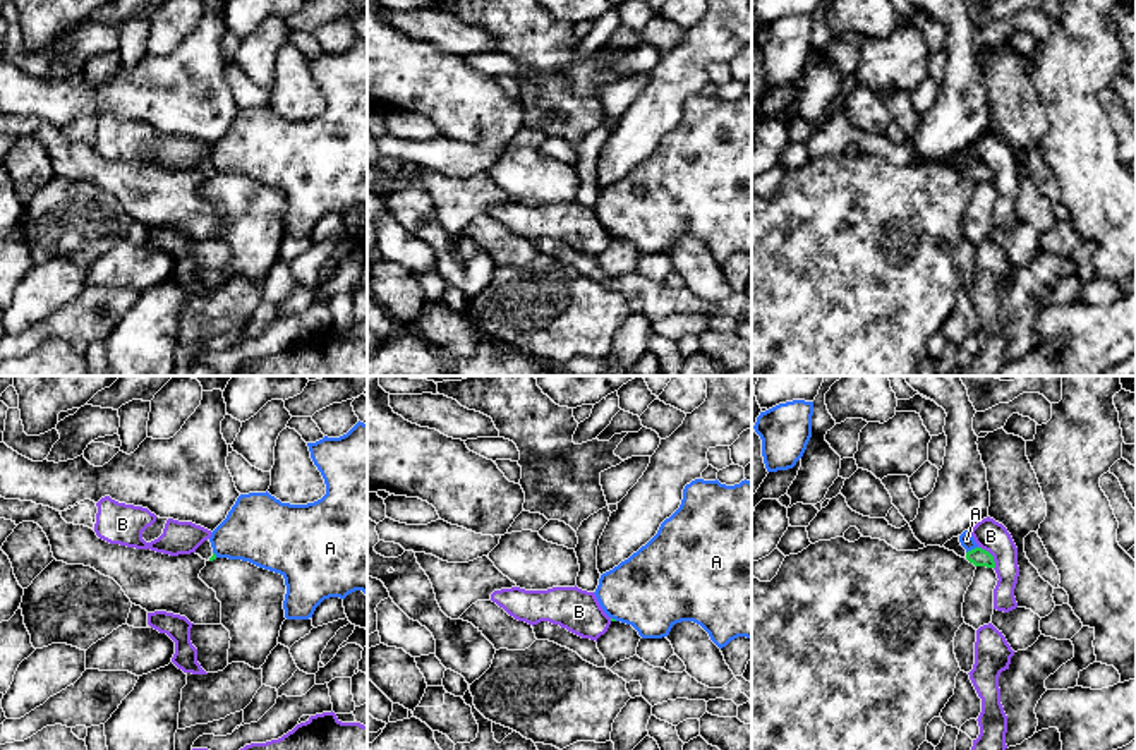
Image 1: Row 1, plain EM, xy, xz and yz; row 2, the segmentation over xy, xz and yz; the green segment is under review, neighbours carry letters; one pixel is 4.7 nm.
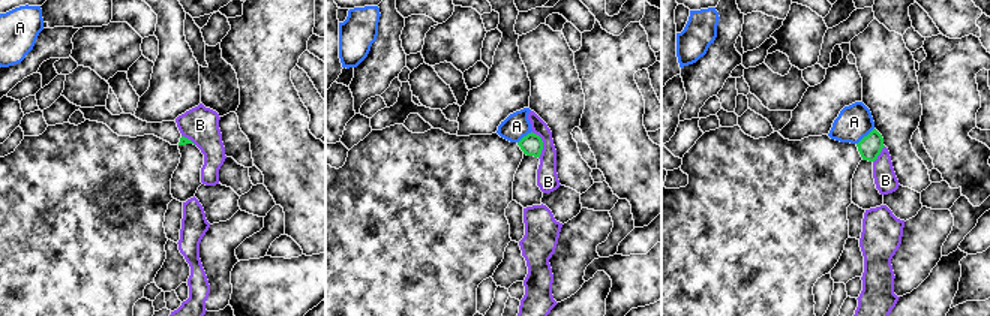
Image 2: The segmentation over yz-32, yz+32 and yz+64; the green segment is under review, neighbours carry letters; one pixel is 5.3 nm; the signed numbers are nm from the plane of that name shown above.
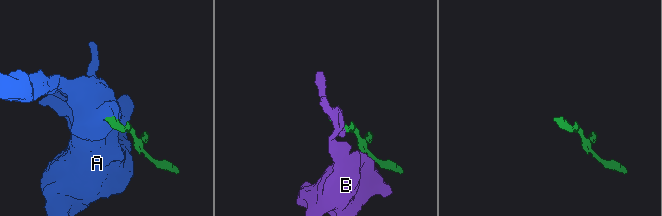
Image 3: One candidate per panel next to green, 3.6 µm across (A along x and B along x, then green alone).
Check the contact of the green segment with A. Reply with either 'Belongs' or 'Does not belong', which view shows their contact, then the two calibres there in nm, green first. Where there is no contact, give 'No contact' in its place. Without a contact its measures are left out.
Does not belong. Touches green in yz. Thickness 90 nm (green) against 70 nm

